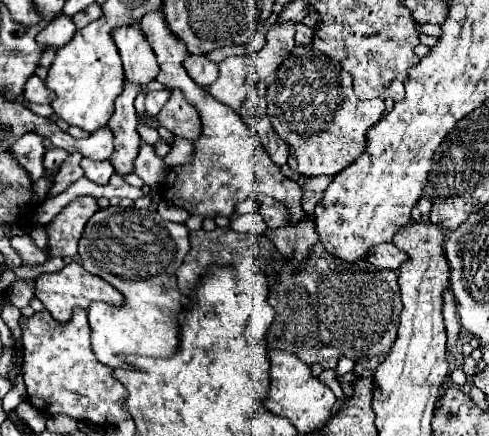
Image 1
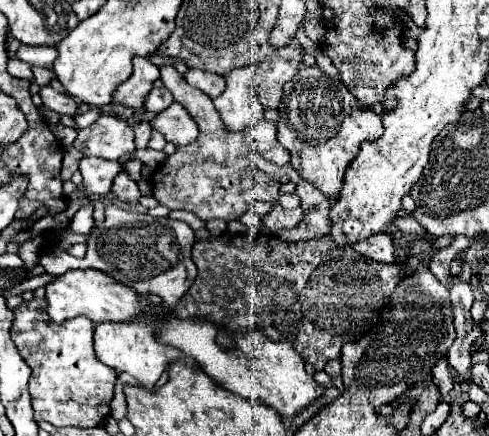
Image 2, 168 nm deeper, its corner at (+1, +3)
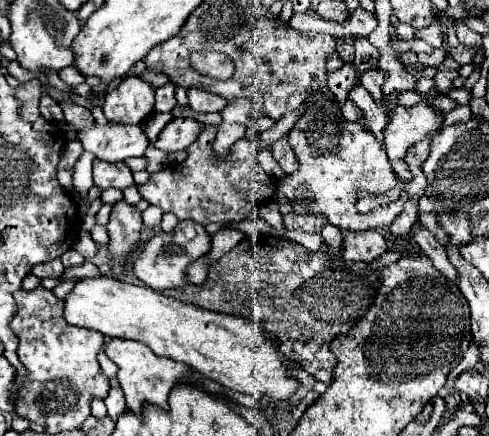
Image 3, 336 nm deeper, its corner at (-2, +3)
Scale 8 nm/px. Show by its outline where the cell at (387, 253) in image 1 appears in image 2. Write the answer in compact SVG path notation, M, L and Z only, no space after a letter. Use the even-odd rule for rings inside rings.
M379 233L379 235L371 235L365 241L359 241L353 245L353 249L357 253L361 253L363 257L369 257L373 261L379 263L393 263L395 261L395 249L393 249L393 241L387 233Z

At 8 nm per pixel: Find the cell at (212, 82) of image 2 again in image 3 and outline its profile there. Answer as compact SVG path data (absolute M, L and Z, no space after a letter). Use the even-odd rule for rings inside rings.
M188 89L190 107L196 113L220 113L226 105L226 101L220 95L206 93L202 89Z

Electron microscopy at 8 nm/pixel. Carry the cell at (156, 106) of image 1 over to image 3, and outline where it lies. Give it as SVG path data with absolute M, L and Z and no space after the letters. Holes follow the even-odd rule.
M166 83L162 87L156 89L156 105L154 111L156 113L170 113L176 107L176 97L174 97L176 89L172 83Z

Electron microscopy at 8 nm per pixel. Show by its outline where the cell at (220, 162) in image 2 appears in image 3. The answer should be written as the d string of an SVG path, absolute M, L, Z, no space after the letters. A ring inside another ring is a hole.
M206 125L198 139L188 147L188 157L184 163L166 167L150 175L148 183L138 185L138 193L150 205L162 209L162 213L174 213L180 221L192 219L196 223L208 225L214 221L244 221L254 205L262 205L272 193L272 179L260 169L256 153L260 149L252 143L236 143L226 157L216 157L212 143L218 127ZM214 159L220 159L222 165L214 165Z

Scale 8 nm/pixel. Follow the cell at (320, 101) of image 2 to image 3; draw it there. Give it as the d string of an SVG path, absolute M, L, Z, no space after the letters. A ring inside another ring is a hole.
M314 93L306 103L310 103L312 107L296 121L294 129L288 133L288 141L296 153L300 167L280 181L280 193L286 195L296 215L320 213L328 219L328 223L336 225L342 231L368 231L388 227L396 219L396 215L403 211L408 201L406 191L400 191L400 197L388 207L372 209L370 215L362 215L356 209L358 191L384 195L398 185L386 151L380 147L378 139L366 131L364 123L342 121L340 107L334 101L332 93Z

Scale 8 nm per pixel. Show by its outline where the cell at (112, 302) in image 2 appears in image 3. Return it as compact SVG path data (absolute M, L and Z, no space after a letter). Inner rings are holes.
M112 277L78 281L64 303L64 317L70 325L96 329L110 339L118 337L144 343L156 355L186 363L226 389L284 401L300 385L286 377L288 369L280 361L278 345L266 339L260 329L246 319L186 305L144 285L130 285Z

